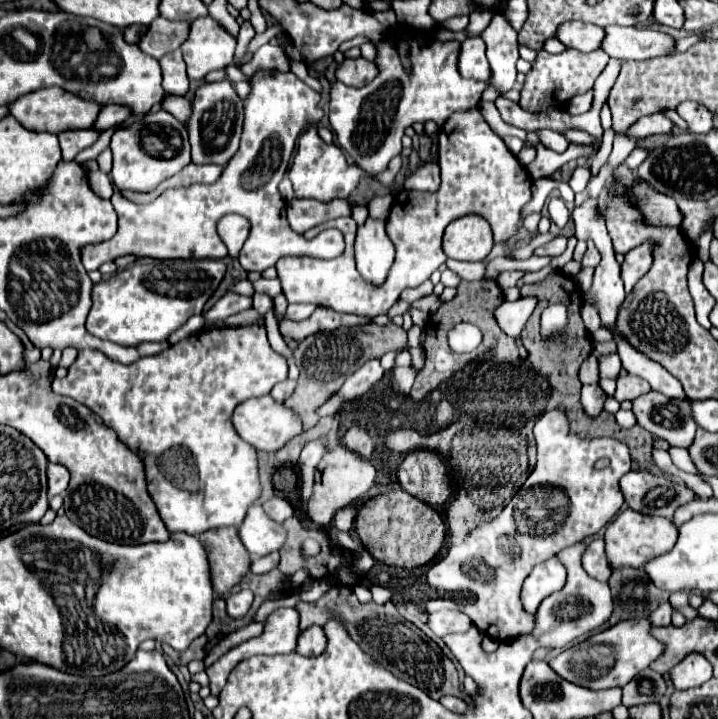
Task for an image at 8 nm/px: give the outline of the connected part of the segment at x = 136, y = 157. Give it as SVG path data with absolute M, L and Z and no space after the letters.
M164 109L144 115L140 121L134 121L126 127L118 127L112 135L110 149L114 155L110 177L118 189L152 191L160 181L176 175L190 163L188 131Z

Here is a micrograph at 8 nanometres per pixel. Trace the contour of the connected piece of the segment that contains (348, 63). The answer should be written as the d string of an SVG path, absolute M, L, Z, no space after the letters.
M358 57L358 59L344 59L342 63L338 63L334 75L336 75L336 81L342 81L344 85L362 87L372 79L374 73L378 73L378 71L372 65L372 61Z

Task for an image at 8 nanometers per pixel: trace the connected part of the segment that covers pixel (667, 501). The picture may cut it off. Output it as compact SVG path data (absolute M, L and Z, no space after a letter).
M628 471L620 479L620 491L630 509L642 515L660 515L668 519L680 505L694 497L692 489L648 471Z

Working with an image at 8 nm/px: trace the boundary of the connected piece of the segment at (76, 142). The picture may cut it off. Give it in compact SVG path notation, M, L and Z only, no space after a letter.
M92 129L68 131L68 133L60 133L58 139L60 139L60 147L62 147L62 158L64 161L72 161L82 149L90 147L98 139L98 133Z

